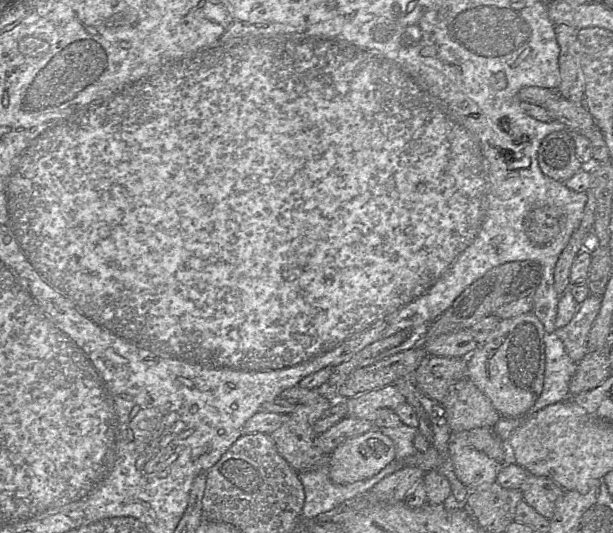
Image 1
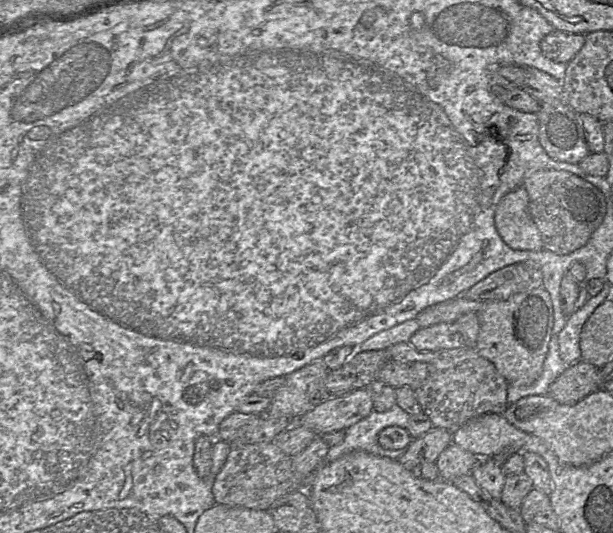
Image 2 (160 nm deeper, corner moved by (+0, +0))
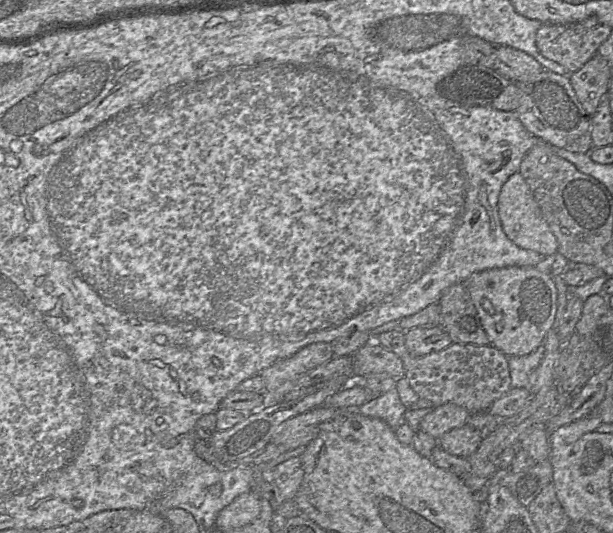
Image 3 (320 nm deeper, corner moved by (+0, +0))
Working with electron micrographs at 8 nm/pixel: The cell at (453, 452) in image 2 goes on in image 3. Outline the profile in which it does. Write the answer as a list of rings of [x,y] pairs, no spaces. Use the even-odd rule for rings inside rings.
[[[466,424],[446,432],[438,442],[446,452],[468,458],[479,448],[483,439],[479,430]]]

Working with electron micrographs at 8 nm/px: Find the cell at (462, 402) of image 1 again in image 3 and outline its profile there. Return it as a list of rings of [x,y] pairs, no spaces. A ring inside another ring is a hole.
[[[394,330],[379,334],[373,340],[399,356],[405,376],[413,390],[422,399],[437,407],[453,403],[470,414],[486,412],[492,403],[511,389],[508,356],[493,345],[455,344],[425,356],[414,356],[406,347],[406,331]]]

